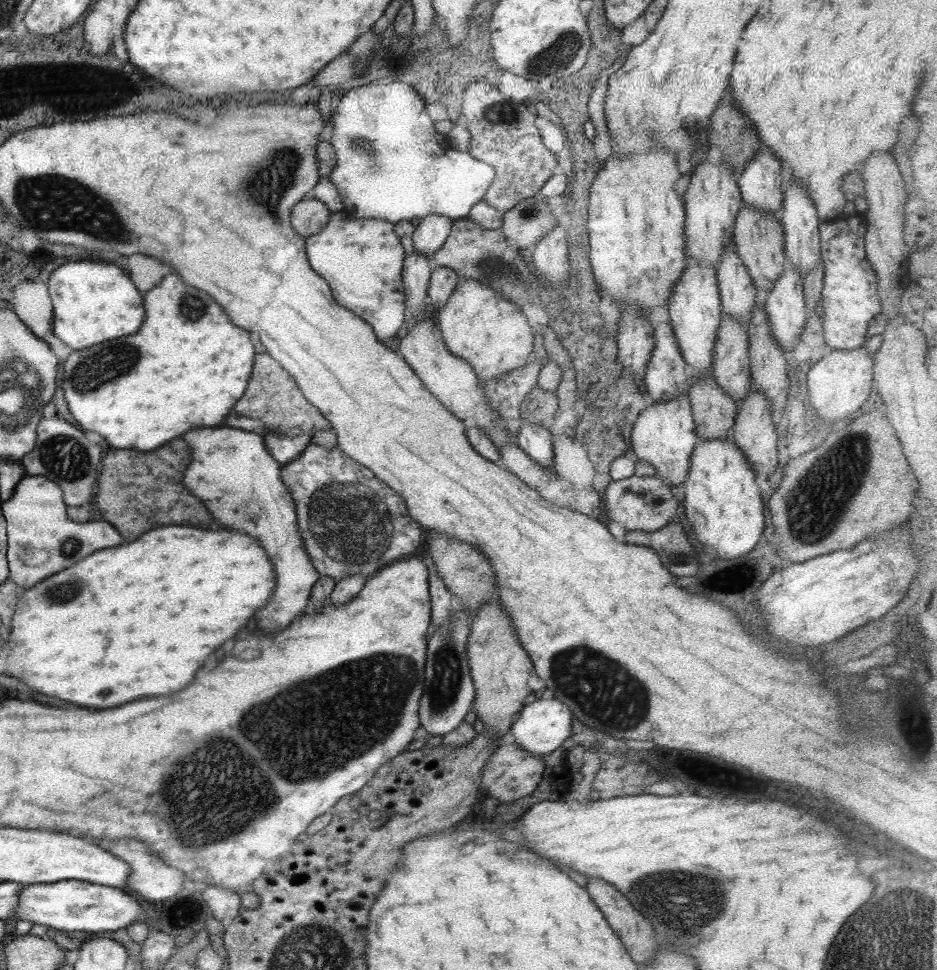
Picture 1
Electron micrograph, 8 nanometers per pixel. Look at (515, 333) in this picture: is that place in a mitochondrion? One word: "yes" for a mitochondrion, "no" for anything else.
no

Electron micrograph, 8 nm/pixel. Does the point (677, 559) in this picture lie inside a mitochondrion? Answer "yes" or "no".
yes

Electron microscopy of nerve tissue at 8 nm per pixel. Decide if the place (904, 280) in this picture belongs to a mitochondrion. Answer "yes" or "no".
no

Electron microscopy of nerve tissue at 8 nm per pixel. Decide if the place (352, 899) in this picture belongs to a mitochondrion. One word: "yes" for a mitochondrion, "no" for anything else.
no

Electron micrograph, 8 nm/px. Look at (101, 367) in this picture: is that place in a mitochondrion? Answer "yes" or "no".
yes

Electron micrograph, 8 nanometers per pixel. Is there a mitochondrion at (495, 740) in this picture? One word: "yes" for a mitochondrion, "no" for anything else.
no

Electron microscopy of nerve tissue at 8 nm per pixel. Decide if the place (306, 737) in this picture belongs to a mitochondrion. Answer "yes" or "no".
yes

